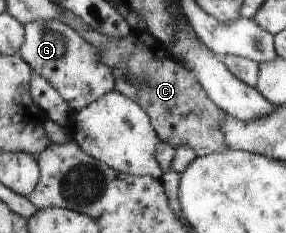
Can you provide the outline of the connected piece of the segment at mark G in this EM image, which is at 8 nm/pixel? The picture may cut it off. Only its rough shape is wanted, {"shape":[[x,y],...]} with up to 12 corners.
{"shape":[[61,20],[24,25],[18,54],[79,112],[116,88]]}

